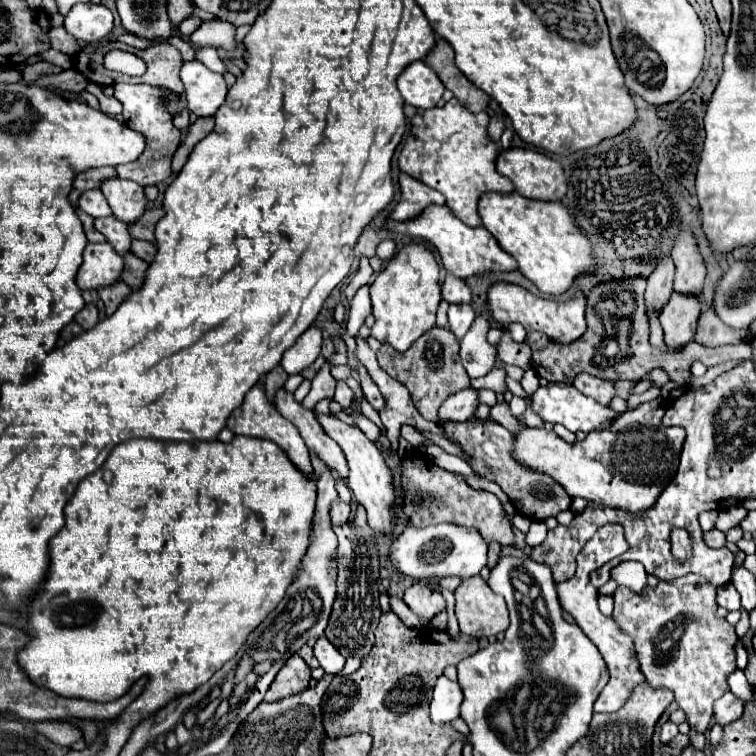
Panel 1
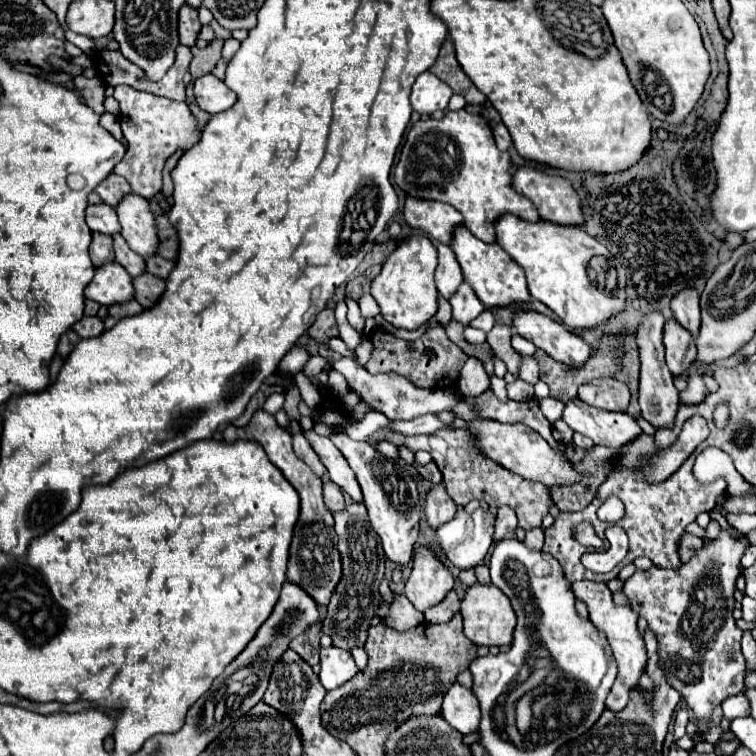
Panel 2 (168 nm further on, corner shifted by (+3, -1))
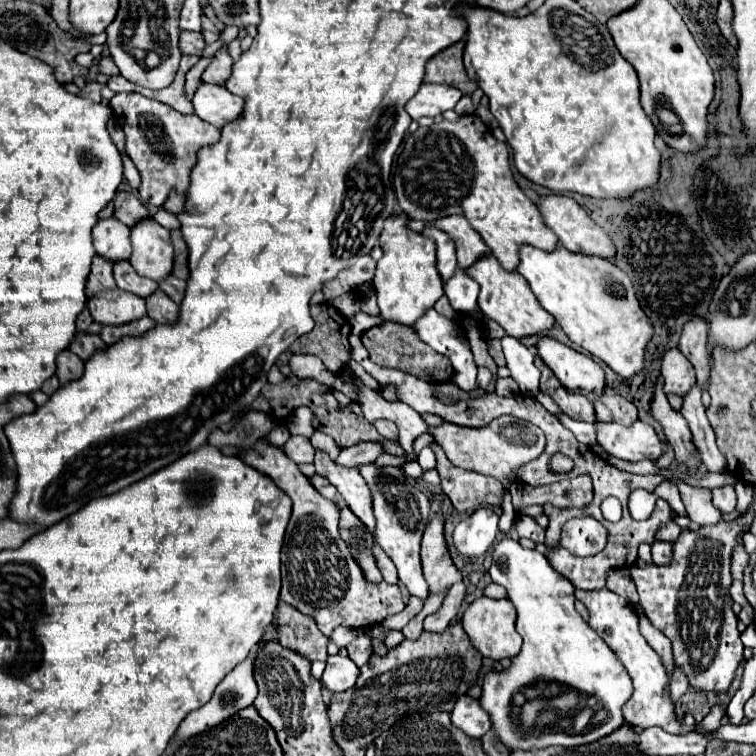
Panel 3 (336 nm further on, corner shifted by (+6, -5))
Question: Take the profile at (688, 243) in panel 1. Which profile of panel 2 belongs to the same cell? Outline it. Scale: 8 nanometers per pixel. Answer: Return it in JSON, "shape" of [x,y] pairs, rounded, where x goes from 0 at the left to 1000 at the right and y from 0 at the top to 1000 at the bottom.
{"shape":[[[906,382],[898,390],[890,393],[888,409],[893,417],[893,425],[906,433],[909,438],[922,446],[925,430],[927,430],[927,417],[925,417],[925,388],[919,382]]]}

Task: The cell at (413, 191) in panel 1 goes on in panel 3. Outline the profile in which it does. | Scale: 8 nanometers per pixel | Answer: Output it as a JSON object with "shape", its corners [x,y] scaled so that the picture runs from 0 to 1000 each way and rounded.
{"shape":[[[590,284],[585,290],[563,292],[563,300],[582,300],[595,311],[595,316],[603,324],[603,340],[606,340],[606,353],[616,356],[622,353],[624,343],[630,343],[635,335],[648,335],[648,329],[640,324],[638,313],[622,300],[614,284]]]}

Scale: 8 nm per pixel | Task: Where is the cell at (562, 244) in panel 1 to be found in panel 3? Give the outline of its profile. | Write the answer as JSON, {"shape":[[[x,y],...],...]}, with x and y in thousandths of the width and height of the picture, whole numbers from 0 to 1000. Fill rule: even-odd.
{"shape":[[[690,324],[685,361],[698,372],[712,401],[741,427],[759,456],[796,475],[825,501],[833,501],[849,488],[852,459],[862,446],[862,430],[847,409],[833,366],[815,348],[799,340],[759,335],[743,324],[735,324],[733,332]],[[804,369],[820,374],[828,390],[810,393],[799,382]]]}

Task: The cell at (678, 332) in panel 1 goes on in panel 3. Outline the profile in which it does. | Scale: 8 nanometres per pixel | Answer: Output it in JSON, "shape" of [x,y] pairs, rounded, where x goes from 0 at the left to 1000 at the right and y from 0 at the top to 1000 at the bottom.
{"shape":[[[884,462],[876,472],[878,517],[905,522],[921,504],[915,480],[897,462]]]}

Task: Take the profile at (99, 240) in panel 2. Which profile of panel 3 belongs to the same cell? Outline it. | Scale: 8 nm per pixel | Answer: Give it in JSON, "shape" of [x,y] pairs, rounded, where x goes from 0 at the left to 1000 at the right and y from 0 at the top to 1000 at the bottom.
{"shape":[[[124,337],[122,358],[114,374],[114,393],[122,393],[124,388],[135,382],[146,382],[146,380],[153,380],[151,366],[148,366],[148,345],[138,343],[135,337]]]}

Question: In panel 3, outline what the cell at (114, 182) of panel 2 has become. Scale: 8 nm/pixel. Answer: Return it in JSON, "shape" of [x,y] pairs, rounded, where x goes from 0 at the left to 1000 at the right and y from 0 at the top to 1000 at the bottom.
{"shape":[[[156,253],[153,255],[153,279],[151,287],[156,292],[161,292],[164,298],[175,300],[180,292],[185,292],[188,287],[196,287],[196,276],[185,269],[185,263],[180,261],[180,255],[172,253]]]}

